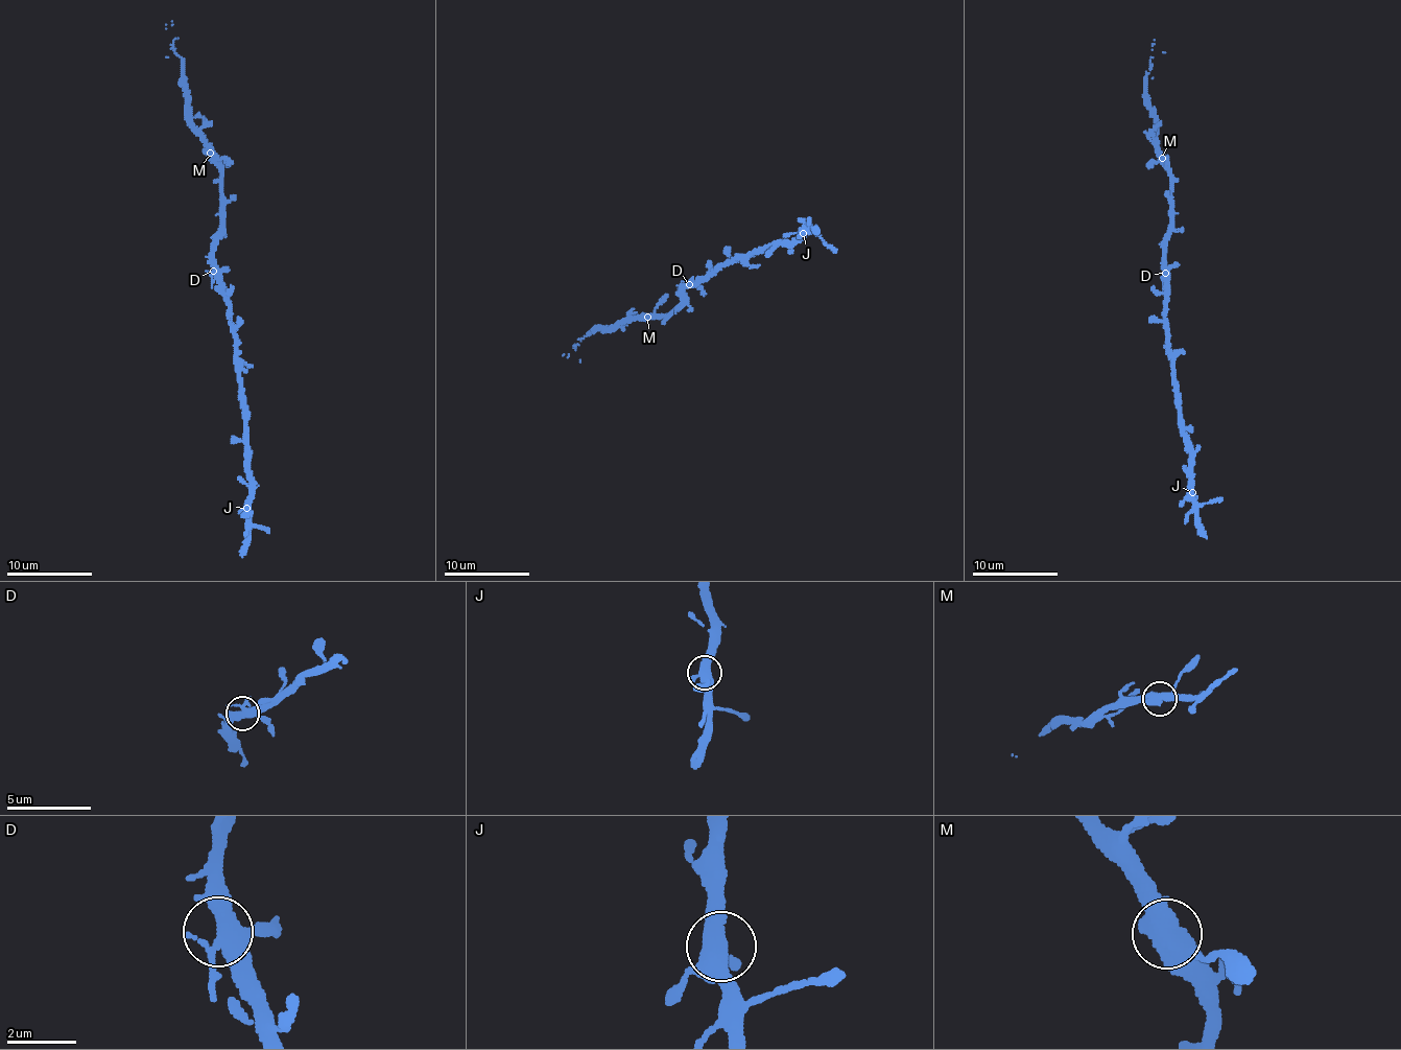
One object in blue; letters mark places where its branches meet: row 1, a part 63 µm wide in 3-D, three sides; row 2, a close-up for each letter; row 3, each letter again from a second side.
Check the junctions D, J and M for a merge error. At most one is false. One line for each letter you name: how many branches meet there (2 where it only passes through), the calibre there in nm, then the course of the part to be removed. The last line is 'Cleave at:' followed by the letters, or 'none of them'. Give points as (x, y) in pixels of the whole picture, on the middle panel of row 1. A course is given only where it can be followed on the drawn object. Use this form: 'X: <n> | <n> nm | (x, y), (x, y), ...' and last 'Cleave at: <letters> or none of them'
Cleave at: none of them

